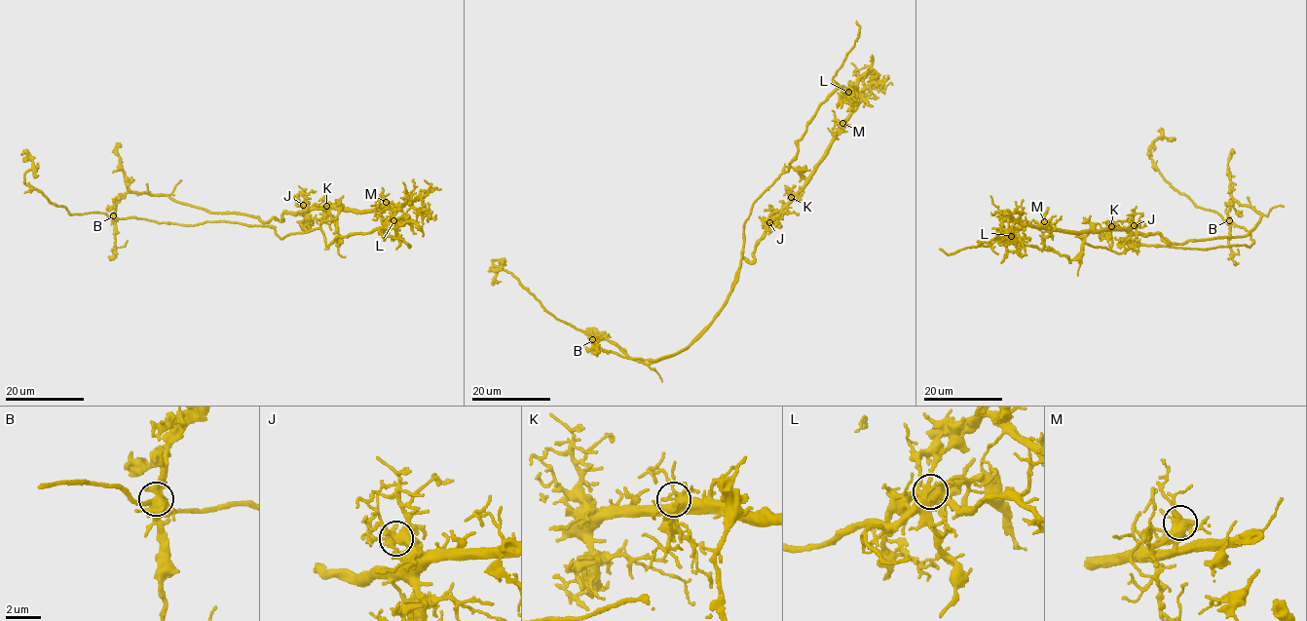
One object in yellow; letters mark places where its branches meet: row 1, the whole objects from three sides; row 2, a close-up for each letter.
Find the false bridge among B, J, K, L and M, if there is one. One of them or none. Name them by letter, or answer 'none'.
B

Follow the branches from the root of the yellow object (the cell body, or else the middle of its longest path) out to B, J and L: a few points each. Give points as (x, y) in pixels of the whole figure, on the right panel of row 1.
B: (1202, 250), (1244, 244), (1249, 247), (1252, 244), (1248, 230), (1228, 220)
J: (1202, 250), (1131, 246), (1117, 252), (1106, 248), (1090, 246), (1078, 237), (1093, 230), (1128, 228), (1134, 225)
L: (1202, 250), (1131, 246), (1117, 252), (1085, 243), (1069, 259), (1051, 249), (1021, 246), (1005, 241), (1011, 236)

